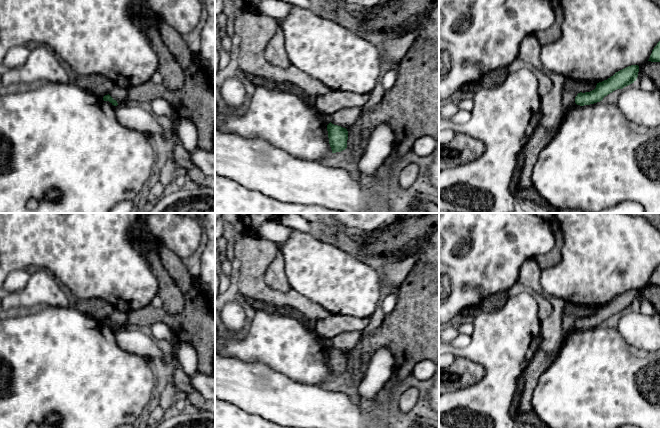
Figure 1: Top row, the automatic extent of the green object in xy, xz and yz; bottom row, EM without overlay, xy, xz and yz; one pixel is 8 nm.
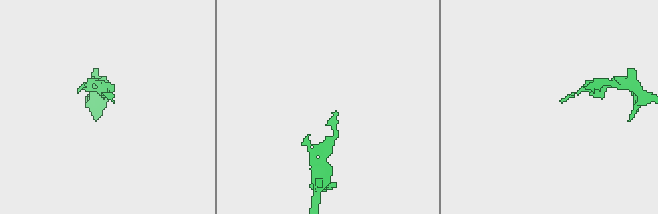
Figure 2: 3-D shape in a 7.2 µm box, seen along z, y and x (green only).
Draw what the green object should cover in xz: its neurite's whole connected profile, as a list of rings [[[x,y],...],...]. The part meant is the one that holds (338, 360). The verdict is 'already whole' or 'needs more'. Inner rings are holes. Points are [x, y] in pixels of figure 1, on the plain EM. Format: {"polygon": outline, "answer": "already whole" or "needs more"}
{"polygon": [[[331,346],[327,349],[329,368],[332,377],[341,376],[347,372],[348,355]]], "answer": "already whole"}

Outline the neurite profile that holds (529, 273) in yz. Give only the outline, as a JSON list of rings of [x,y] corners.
[[[535,258],[528,259],[520,267],[518,282],[524,286],[526,291],[545,295],[539,283],[541,272]]]

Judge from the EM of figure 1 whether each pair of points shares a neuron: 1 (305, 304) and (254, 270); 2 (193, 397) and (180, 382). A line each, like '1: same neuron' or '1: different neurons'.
1: same neuron
2: same neuron

